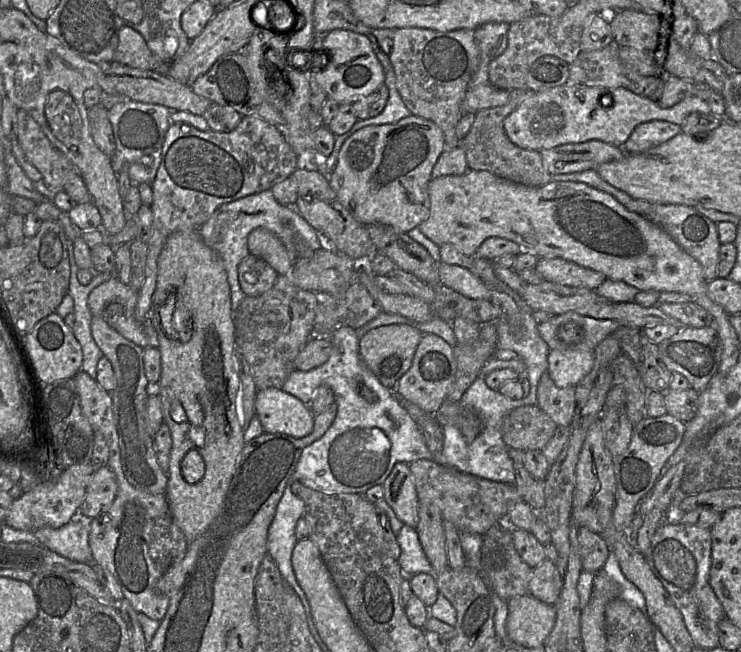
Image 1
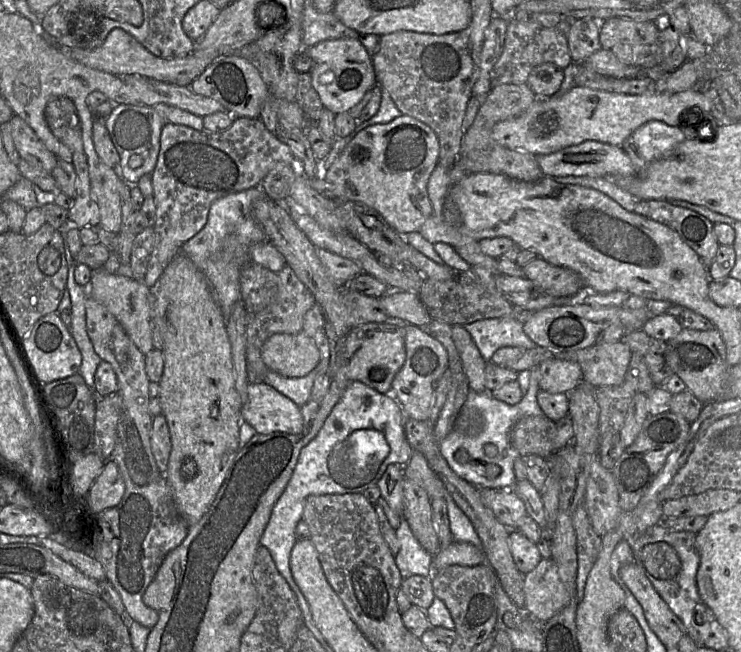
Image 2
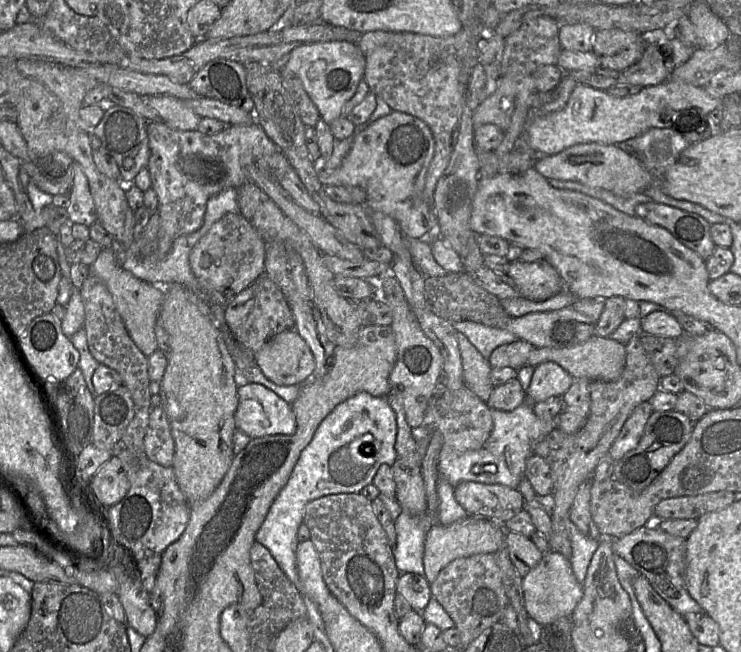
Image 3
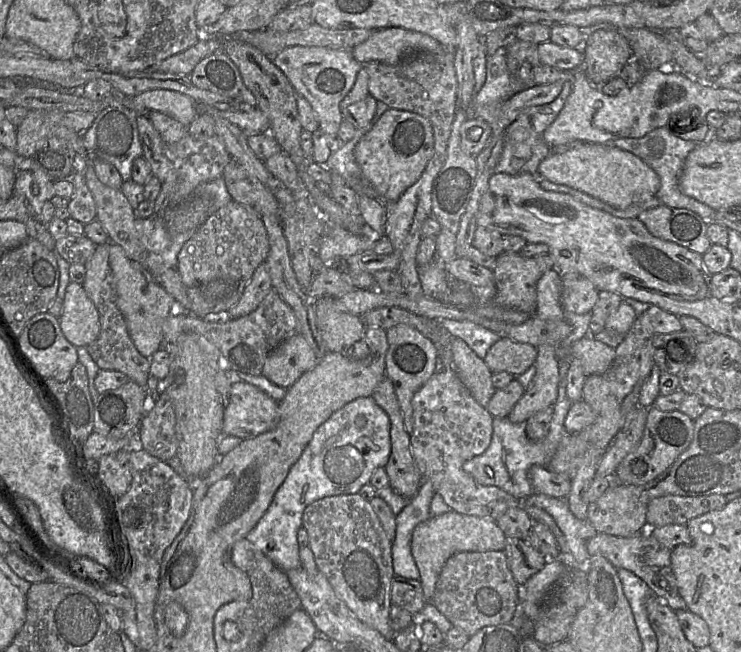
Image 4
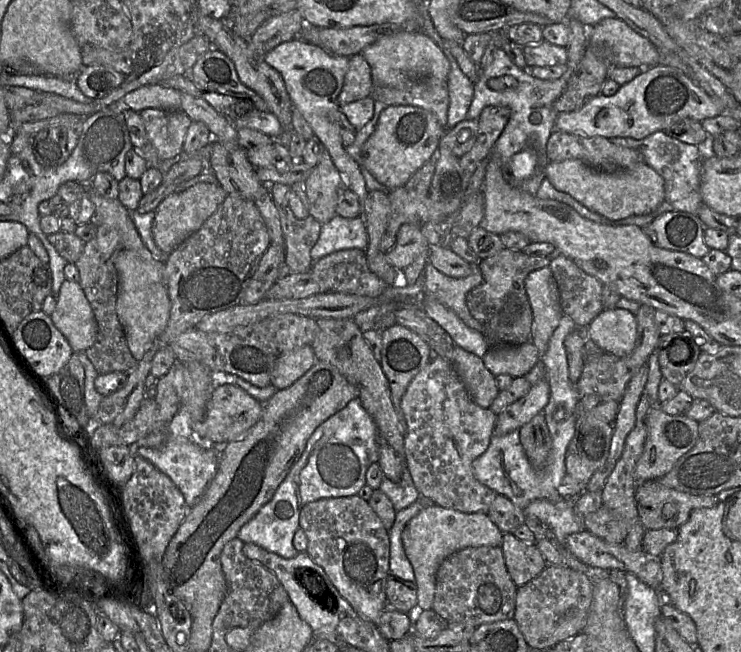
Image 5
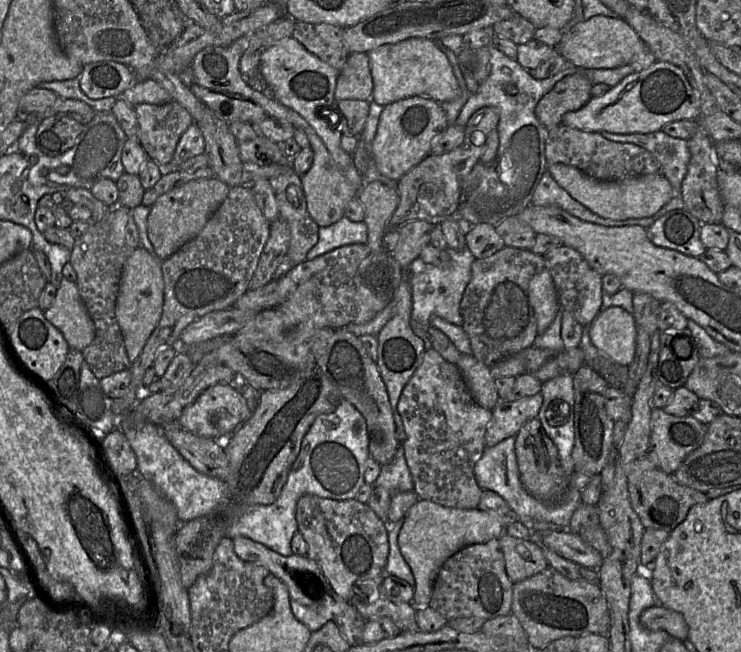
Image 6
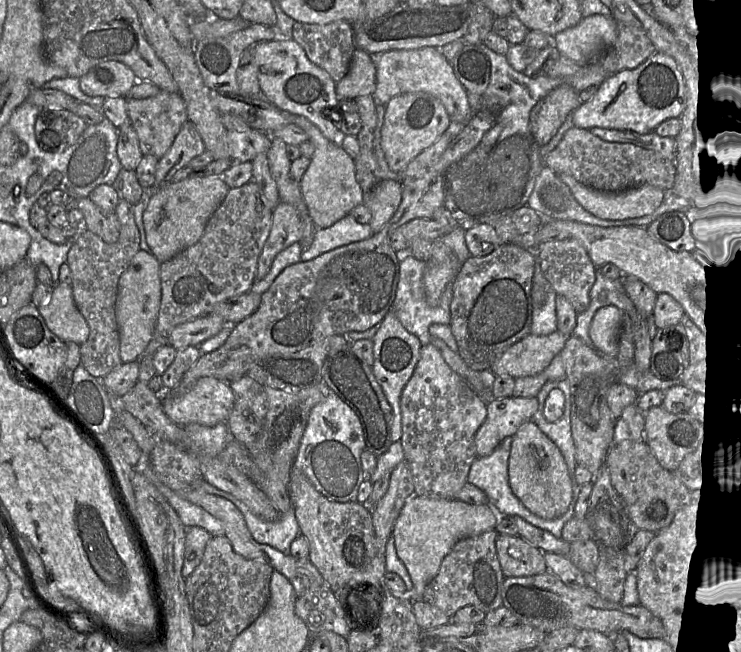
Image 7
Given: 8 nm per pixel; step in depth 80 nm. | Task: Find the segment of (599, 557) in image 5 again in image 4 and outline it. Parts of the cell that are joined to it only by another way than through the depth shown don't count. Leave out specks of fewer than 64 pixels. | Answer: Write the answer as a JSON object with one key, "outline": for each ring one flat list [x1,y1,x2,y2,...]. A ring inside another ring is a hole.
{"outline":[[649,532,638,533,630,537,617,537,607,534,597,534,587,542,589,555,600,555,606,558,616,568,624,568,642,579,657,596,672,610,685,610,687,605,681,597,675,576,671,567,671,549,660,544]]}

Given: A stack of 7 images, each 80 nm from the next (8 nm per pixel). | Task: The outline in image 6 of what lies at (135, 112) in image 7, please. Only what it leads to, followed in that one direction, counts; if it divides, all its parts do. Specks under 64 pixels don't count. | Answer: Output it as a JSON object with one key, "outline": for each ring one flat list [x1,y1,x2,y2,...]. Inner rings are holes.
{"outline":[[174,100,160,105,143,103,133,108,138,122,138,140,147,157,161,167,167,166,182,134,194,122,193,117]]}

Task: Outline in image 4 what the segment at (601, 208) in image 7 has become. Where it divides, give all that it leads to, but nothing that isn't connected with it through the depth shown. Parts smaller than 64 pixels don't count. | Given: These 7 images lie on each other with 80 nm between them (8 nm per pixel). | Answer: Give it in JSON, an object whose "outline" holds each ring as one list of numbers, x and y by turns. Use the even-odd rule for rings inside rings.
{"outline":[[580,143,565,152,552,152,539,164,538,176,584,192,616,209,655,197,660,188,660,178,651,167,612,144]]}

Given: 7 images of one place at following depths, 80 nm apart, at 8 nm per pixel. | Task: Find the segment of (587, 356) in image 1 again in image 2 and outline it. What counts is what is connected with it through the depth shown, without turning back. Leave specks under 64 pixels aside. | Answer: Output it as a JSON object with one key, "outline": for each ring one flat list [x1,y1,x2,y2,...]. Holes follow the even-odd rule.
{"outline":[[550,358,539,365,539,388,552,394,570,393,582,380,580,365,572,360]]}

